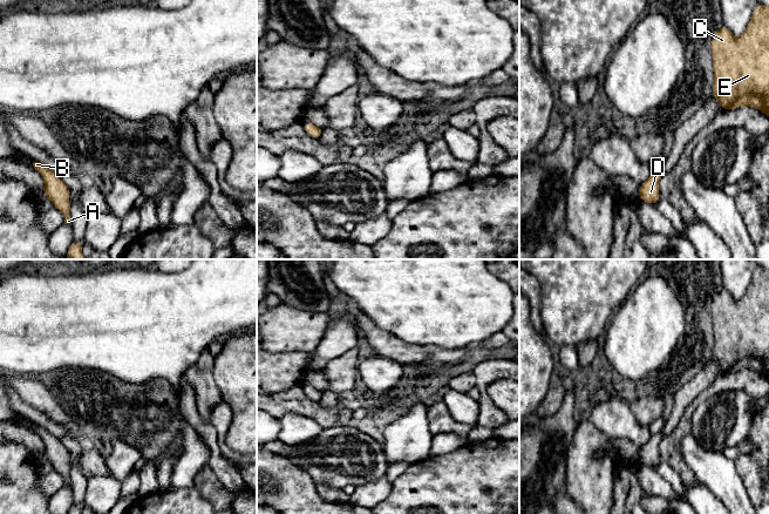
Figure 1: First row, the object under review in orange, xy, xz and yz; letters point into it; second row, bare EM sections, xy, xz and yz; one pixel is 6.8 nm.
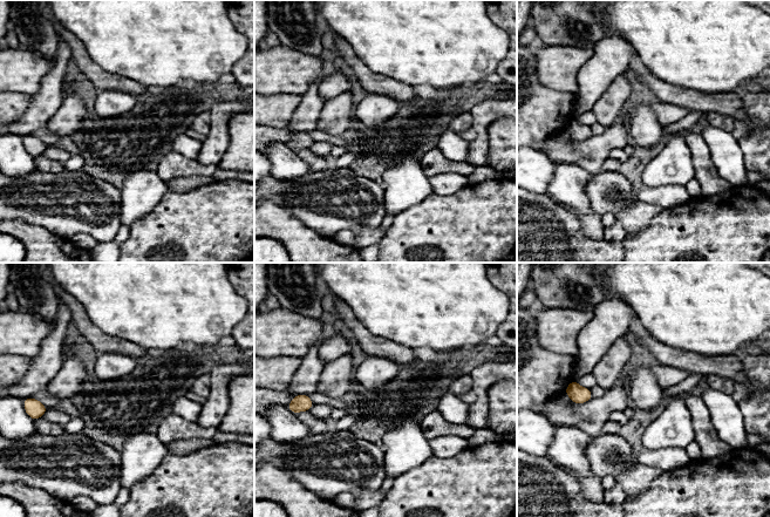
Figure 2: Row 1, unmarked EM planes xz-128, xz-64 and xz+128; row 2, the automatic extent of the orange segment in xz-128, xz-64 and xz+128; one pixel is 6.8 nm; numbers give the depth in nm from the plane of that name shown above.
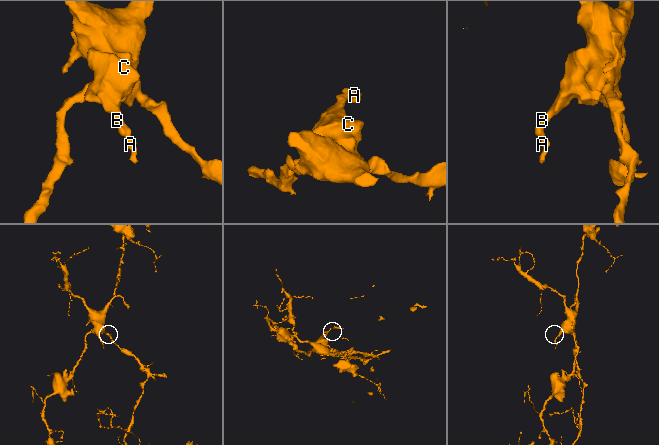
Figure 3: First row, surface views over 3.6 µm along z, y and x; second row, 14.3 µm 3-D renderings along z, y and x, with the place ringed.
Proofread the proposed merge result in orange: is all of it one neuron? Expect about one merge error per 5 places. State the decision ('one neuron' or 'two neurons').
one neuron

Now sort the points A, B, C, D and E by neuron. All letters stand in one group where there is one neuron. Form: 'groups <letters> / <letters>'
groups A B C D E

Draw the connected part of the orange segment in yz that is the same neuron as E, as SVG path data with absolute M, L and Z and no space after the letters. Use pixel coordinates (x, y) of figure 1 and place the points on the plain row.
M757 268L754 271L750 284L740 300L735 300L730 293L722 288L712 298L712 318L714 346L710 360L720 365L722 373L754 370L765 376L769 380L769 269Z

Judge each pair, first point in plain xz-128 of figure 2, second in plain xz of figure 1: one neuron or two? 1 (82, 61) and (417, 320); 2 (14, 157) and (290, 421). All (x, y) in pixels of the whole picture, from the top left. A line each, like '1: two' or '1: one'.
1: two
2: one

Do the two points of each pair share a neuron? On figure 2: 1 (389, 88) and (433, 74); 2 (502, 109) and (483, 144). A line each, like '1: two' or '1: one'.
1: two
2: one

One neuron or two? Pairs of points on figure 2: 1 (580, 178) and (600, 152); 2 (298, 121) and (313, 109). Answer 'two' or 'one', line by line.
1: two
2: one

